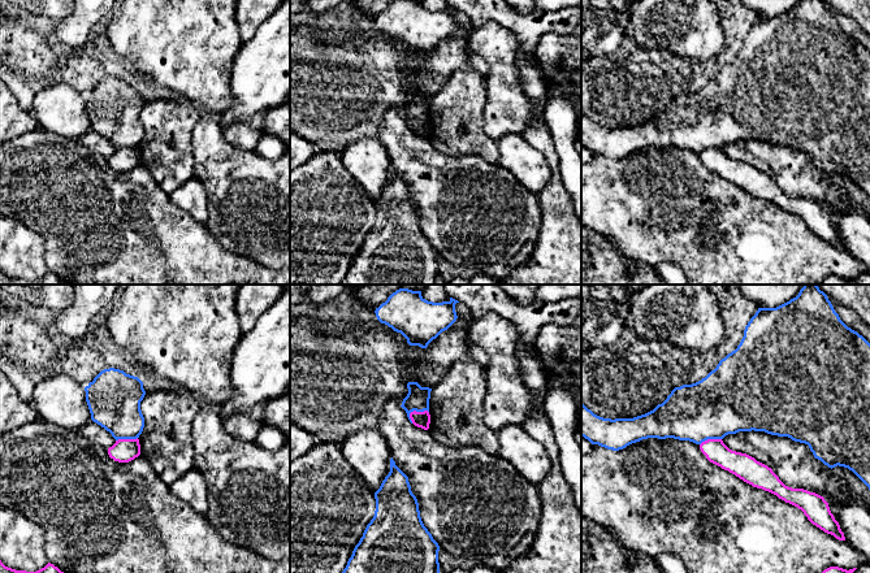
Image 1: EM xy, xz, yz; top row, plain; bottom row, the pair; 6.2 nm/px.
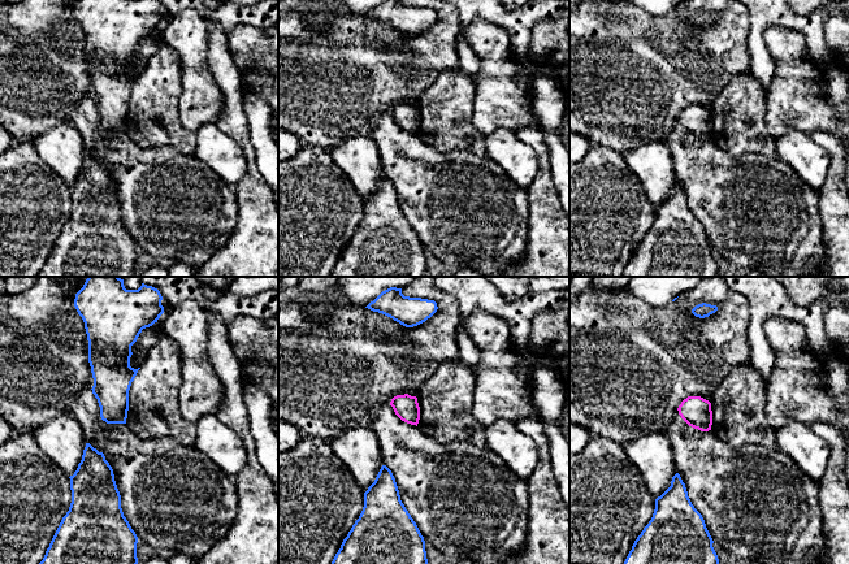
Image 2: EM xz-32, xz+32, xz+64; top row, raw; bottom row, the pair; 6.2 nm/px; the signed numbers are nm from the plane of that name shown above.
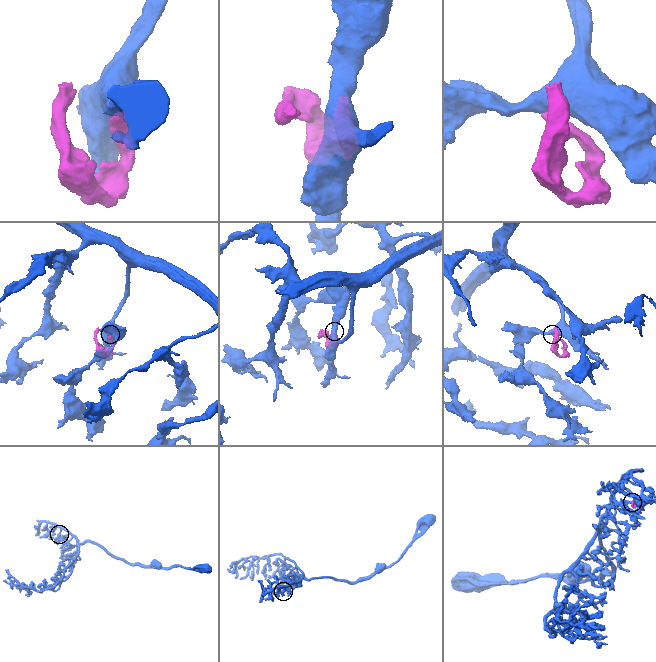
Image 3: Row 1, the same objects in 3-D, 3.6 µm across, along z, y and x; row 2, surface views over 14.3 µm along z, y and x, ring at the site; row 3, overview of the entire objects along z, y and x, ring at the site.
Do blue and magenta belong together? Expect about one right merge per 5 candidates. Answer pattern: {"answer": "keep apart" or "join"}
{"answer": "keep apart"}

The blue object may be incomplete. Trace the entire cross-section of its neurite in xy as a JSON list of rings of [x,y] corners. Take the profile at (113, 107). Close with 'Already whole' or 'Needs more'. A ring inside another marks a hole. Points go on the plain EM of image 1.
[[[101,79],[86,96],[91,129],[118,148],[137,148],[143,140],[143,91],[124,79]]]. Already whole

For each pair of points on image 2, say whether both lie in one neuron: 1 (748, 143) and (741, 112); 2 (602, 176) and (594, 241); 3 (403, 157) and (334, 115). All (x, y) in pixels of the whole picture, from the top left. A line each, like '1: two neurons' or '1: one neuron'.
1: one neuron
2: one neuron
3: two neurons

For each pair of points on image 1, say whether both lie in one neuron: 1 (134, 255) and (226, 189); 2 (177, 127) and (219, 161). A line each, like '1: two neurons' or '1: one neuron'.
1: two neurons
2: two neurons

